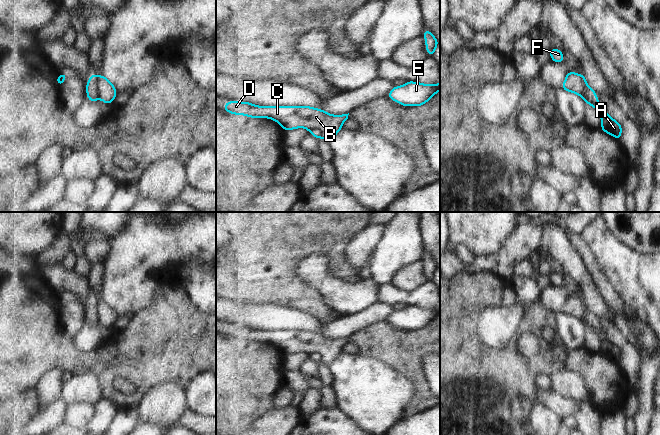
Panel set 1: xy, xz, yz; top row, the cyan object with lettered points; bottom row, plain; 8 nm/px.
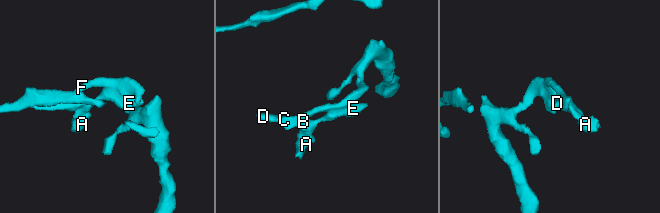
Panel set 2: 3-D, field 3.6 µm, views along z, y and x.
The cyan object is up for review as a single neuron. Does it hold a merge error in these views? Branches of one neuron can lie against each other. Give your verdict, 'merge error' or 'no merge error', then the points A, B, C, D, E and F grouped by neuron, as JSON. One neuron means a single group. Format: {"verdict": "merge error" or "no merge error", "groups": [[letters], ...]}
{"verdict": "merge error", "groups": [["A"], ["B", "C", "D", "E", "F"]]}

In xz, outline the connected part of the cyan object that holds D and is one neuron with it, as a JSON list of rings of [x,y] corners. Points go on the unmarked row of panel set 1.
[[[229,325],[224,328],[224,335],[238,340],[275,344],[284,355],[296,352],[310,355],[315,352],[322,355],[322,362],[328,366],[342,353],[349,339],[332,339],[310,330],[258,330],[245,325]]]

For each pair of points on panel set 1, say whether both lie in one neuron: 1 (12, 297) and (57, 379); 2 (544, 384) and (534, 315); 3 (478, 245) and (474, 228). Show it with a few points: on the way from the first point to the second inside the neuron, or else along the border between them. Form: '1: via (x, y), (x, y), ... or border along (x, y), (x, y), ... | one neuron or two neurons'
1: border along (64, 372), (49, 371), (40, 381), (38, 388) | two neurons
2: border along (549, 377), (540, 377), (538, 379), (540, 390) | two neurons
3: via (478, 241), (478, 232) | one neuron

